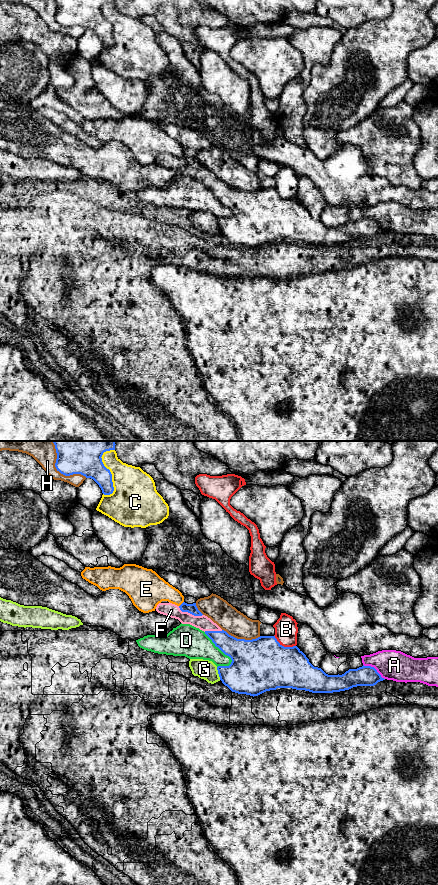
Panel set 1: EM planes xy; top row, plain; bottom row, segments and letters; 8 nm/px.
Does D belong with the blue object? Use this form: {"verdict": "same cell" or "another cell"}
{"verdict": "another cell"}

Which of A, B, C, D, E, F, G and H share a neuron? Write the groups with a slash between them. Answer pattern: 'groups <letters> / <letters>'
groups A / B / C / D / E / F / G / H

